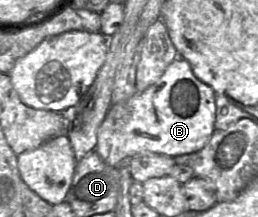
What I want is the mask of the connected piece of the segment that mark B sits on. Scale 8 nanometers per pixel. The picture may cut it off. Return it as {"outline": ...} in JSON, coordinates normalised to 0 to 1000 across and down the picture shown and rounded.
{"outline":[[[686,258],[609,378],[477,475],[434,479],[376,604],[368,696],[426,765],[547,710],[682,724],[779,691],[829,608],[833,424],[771,369],[729,281]]]}

